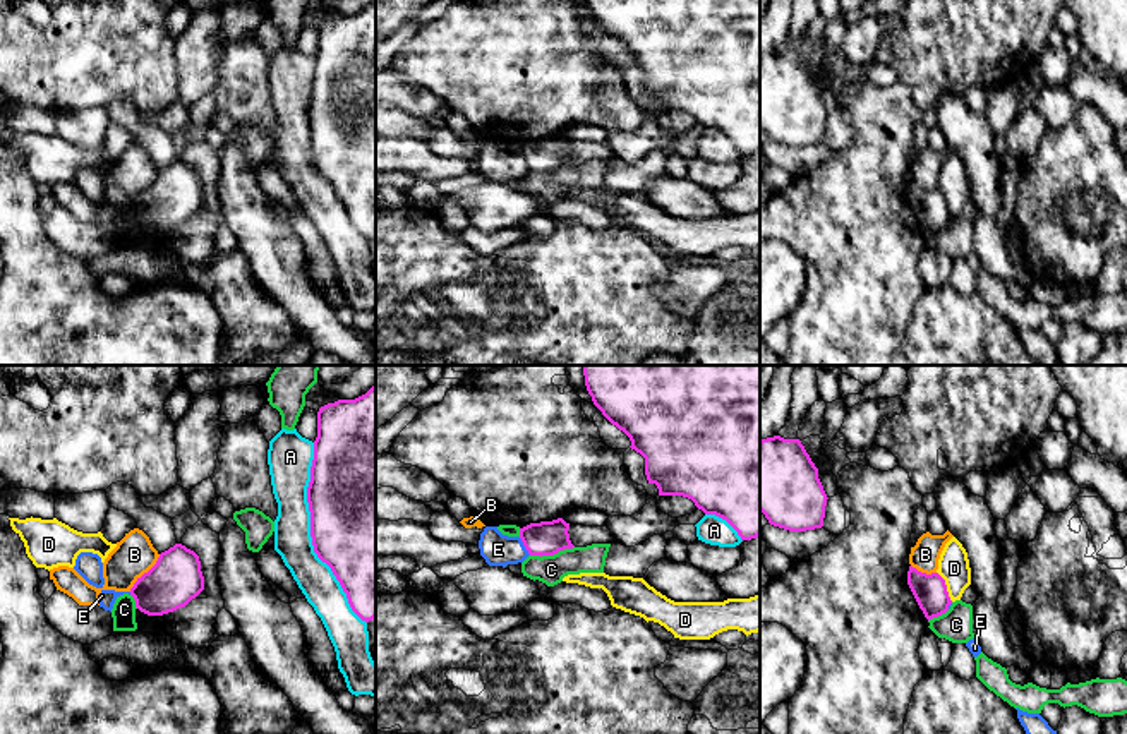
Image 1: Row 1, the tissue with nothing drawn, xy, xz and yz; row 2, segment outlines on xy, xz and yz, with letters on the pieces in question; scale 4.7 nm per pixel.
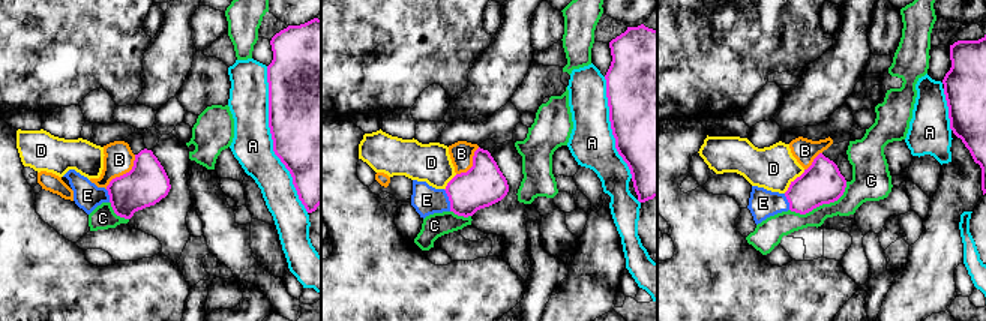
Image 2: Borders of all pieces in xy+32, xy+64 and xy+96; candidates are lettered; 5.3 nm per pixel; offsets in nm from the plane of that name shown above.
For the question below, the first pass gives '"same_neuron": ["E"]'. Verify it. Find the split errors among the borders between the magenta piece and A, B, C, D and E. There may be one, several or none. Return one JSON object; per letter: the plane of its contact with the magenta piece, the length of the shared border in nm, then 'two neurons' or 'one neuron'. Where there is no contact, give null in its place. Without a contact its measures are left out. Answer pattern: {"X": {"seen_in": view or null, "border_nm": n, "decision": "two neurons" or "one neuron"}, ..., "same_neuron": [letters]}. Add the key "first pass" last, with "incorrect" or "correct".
{"A": {"seen_in": "xy", "border_nm": 900, "decision": "two neurons"}, "B": {"seen_in": "xy", "border_nm": 220, "decision": "two neurons"}, "C": {"seen_in": "xz", "border_nm": 220, "decision": "two neurons"}, "D": {"seen_in": "yz", "border_nm": 160, "decision": "two neurons"}, "E": {"seen_in": "xz", "border_nm": 110, "decision": "two neurons"}, "same_neuron": [], "first pass": "incorrect"}

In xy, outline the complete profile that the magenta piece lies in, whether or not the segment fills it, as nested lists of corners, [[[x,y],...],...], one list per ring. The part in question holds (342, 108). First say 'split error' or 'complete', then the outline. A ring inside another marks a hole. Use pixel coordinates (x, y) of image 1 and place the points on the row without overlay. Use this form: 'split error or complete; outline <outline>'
complete; outline [[[376,0],[355,15],[338,15],[319,24],[307,118],[314,168],[331,184],[352,226],[362,237],[372,237],[376,233]]]

